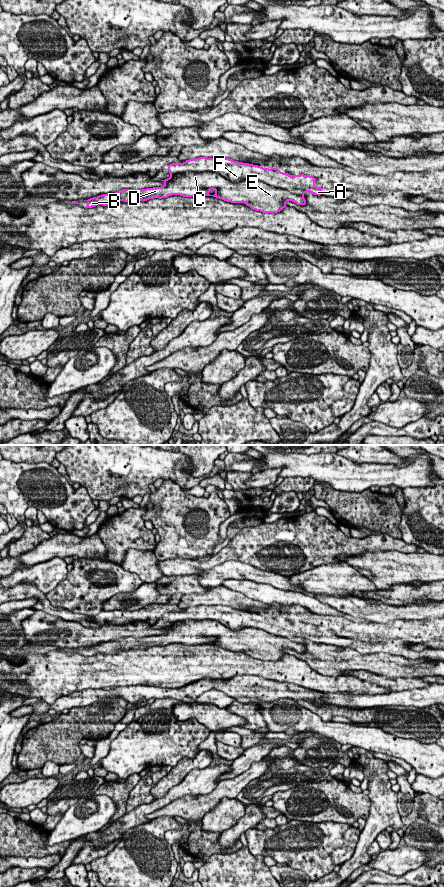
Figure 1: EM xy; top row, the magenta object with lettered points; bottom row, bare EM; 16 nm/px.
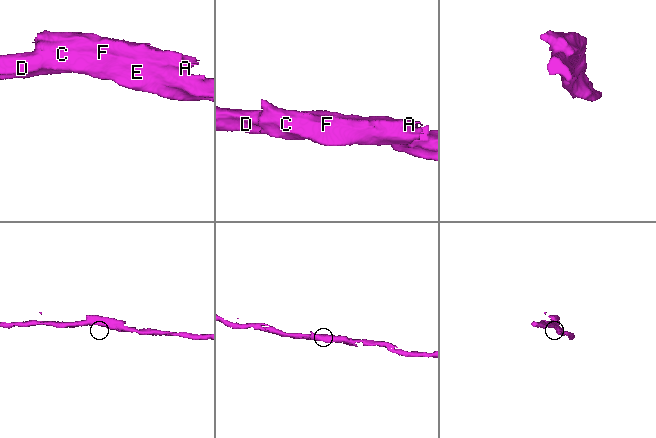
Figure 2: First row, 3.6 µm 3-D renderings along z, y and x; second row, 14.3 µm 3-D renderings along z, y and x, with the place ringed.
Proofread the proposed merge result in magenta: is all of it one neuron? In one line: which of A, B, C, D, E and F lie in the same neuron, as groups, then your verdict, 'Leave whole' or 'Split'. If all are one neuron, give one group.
Groups: A F / B C D E. Split

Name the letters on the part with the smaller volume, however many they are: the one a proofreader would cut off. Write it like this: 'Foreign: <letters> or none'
Foreign: A, F

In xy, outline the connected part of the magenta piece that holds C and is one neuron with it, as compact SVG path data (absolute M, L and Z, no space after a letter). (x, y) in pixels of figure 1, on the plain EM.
M187 620L175 622L161 629L165 630L161 635L139 639L123 637L120 640L86 647L88 652L85 655L112 654L117 653L118 649L147 649L154 646L167 646L172 643L213 644L231 651L245 651L251 657L263 661L278 661L287 654L287 649L292 649L300 654L307 652L302 643L293 642L285 637L250 627L231 630L216 620Z

